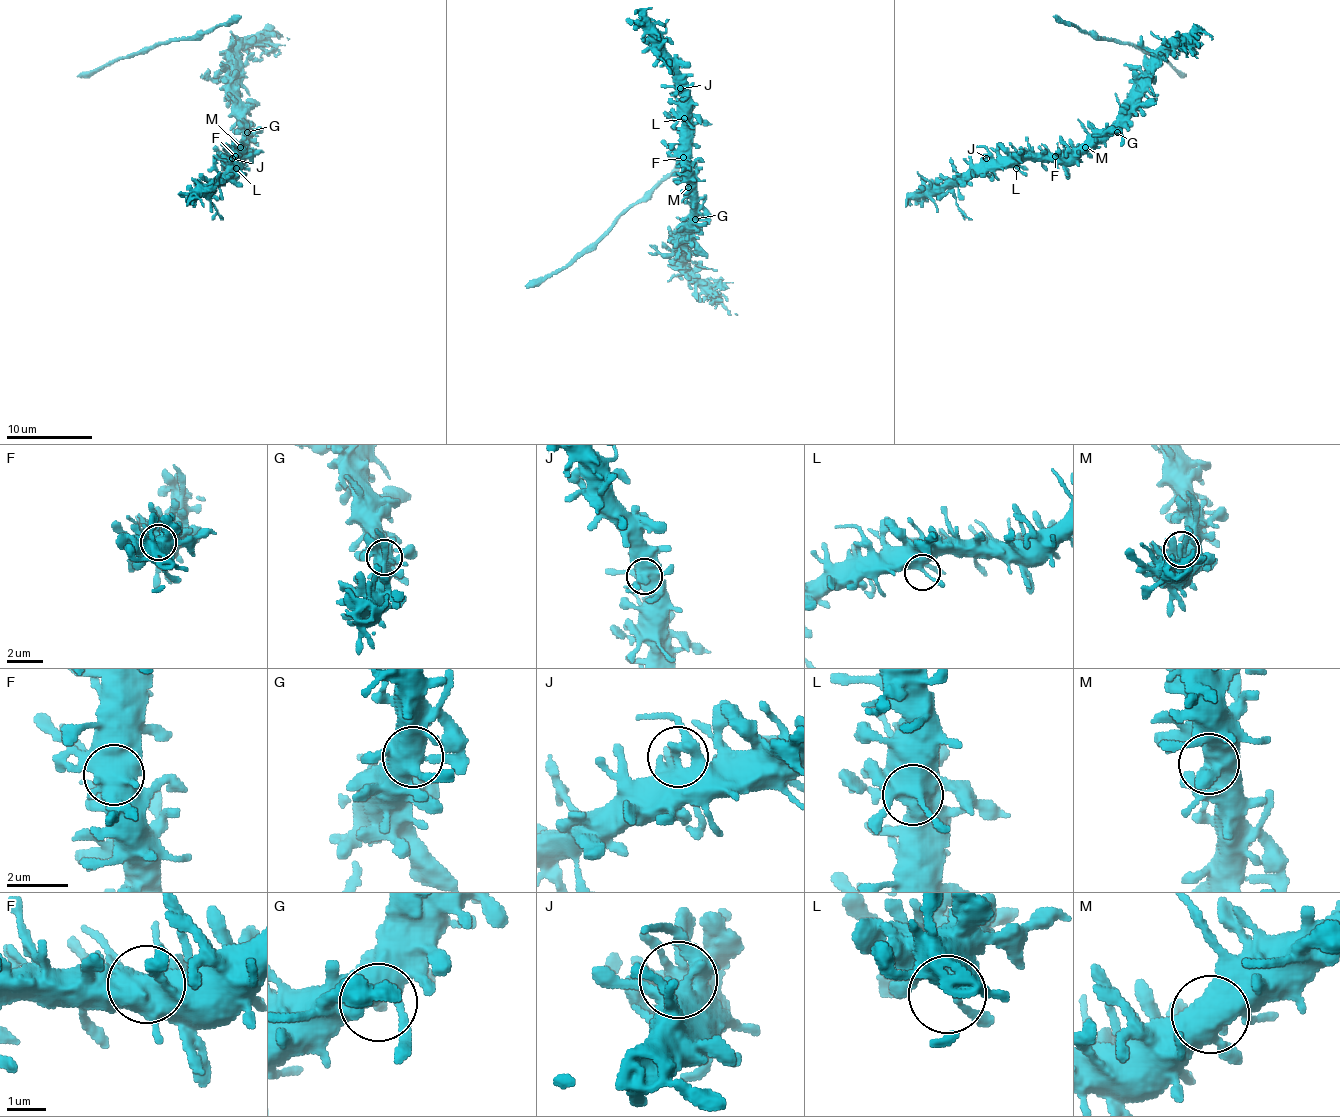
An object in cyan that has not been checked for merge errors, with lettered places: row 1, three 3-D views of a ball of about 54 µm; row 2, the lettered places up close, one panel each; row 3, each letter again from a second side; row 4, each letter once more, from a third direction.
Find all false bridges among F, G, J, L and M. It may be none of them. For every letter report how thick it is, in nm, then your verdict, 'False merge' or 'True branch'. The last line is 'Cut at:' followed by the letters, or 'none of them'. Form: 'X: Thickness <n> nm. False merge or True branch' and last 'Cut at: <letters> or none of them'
F: Thickness 550 nm. True branch
G: Thickness 480 nm. True branch
J: Thickness 460 nm. True branch
L: Thickness 400 nm. True branch
M: Thickness 480 nm. True branch
Cut at: none of them

